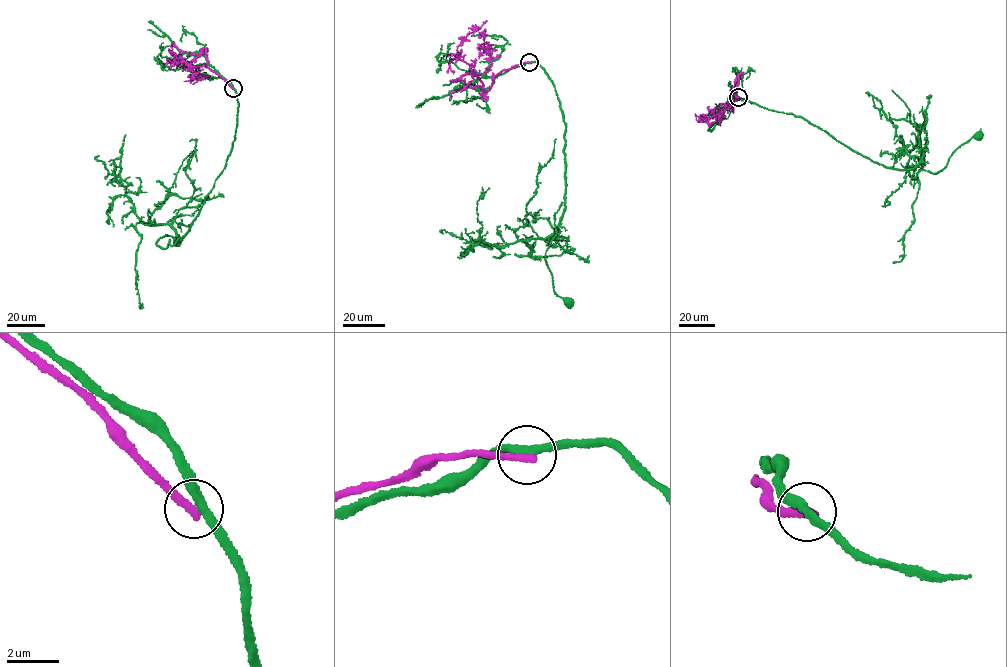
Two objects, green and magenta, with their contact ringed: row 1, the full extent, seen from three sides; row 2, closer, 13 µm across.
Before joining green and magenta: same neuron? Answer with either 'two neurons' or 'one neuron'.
two neurons

